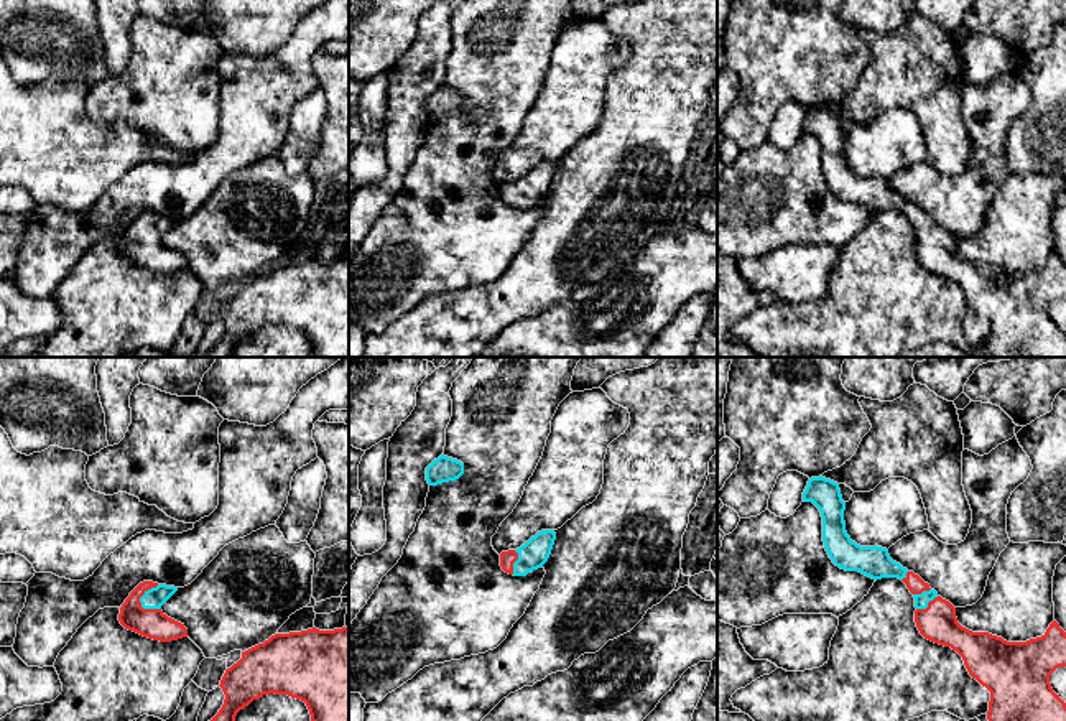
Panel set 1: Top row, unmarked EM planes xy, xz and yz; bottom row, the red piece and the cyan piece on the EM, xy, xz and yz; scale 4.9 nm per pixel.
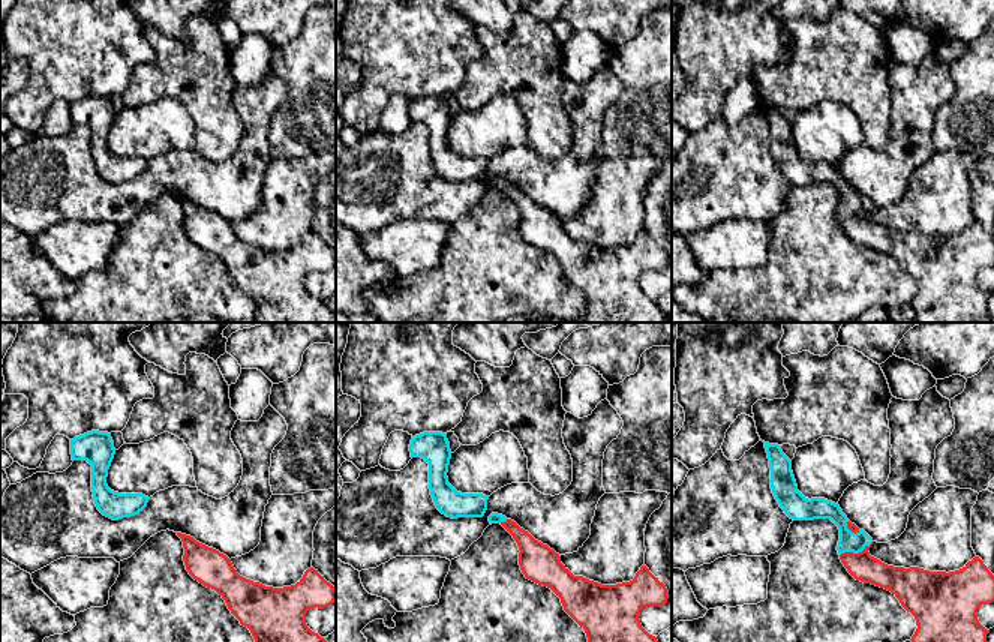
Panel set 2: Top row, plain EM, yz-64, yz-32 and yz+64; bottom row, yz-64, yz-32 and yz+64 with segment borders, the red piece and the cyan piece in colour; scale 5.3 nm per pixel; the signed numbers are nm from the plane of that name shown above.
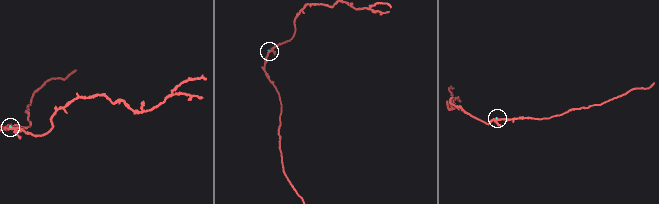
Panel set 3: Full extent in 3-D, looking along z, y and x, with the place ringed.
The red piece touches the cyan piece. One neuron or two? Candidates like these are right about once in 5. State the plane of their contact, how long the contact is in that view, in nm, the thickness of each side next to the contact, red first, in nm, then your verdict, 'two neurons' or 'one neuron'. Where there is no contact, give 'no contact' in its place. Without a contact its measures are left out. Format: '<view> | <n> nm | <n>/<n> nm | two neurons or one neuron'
xy | 150 nm | 140/100 nm | one neuron

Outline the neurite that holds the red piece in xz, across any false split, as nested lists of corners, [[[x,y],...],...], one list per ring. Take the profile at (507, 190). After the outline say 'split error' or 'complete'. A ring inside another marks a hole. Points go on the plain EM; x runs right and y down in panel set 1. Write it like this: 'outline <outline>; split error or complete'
outline [[[541,161],[517,181],[500,184],[500,198],[513,207],[526,207],[541,199],[553,181],[556,171],[554,161]]]; split error

